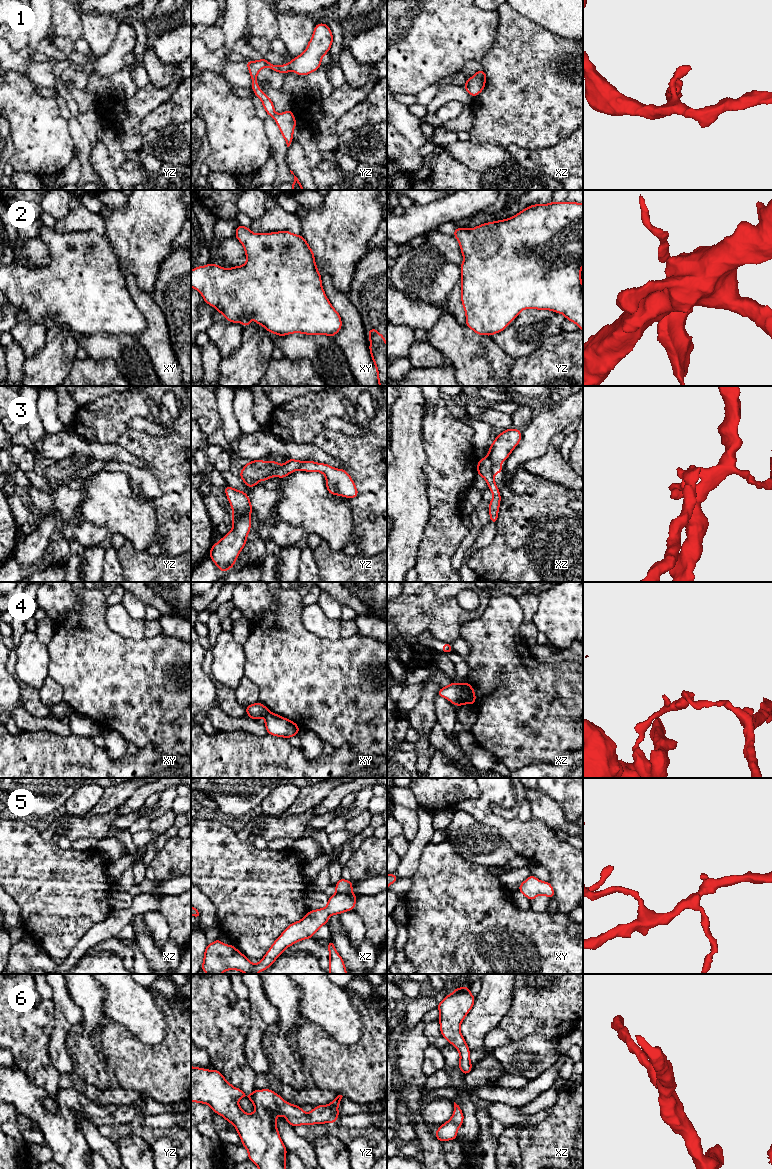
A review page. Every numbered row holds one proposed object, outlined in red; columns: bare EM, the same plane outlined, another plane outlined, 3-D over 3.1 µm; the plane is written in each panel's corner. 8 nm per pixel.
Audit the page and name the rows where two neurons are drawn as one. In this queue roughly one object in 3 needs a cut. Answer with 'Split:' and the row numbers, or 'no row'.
Split: 1, 3, 4

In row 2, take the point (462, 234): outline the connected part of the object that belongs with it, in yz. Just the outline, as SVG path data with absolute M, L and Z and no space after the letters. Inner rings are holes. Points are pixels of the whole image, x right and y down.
M573 202L549 204L535 204L520 211L515 216L481 224L475 228L458 227L453 235L458 240L464 261L461 269L461 302L466 314L466 326L478 335L488 335L503 331L524 309L550 310L563 314L567 320L574 322L583 331L583 286L581 281L581 268L583 266L583 204Z

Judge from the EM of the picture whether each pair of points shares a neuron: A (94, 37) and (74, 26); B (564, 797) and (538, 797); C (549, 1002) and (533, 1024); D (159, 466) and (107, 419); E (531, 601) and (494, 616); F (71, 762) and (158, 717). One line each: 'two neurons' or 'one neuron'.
A: two neurons
B: two neurons
C: one neuron
D: one neuron
E: two neurons
F: two neurons

